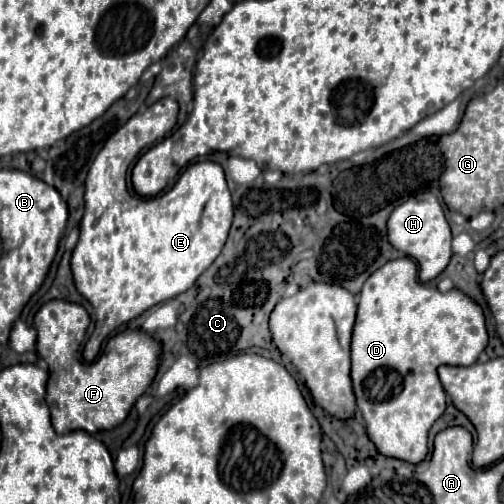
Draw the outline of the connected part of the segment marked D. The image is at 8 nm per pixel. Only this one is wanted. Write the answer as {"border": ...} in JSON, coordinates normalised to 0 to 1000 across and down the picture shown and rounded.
{"border":[[[812,510],[748,534],[712,581],[694,706],[708,808],[752,899],[819,923],[835,919],[847,907],[847,859],[887,808],[867,728],[938,724],[962,688],[958,613],[919,577],[875,579],[863,560],[831,558],[827,524]]]}

